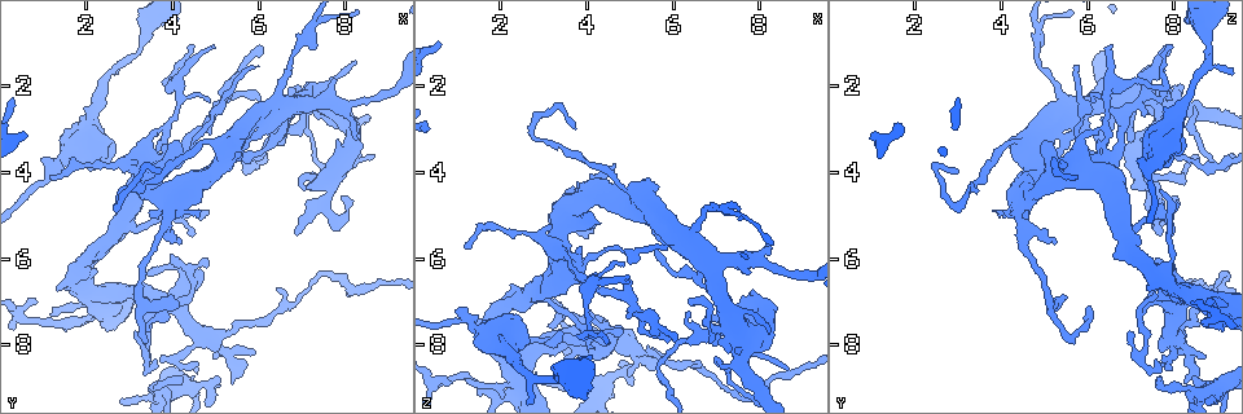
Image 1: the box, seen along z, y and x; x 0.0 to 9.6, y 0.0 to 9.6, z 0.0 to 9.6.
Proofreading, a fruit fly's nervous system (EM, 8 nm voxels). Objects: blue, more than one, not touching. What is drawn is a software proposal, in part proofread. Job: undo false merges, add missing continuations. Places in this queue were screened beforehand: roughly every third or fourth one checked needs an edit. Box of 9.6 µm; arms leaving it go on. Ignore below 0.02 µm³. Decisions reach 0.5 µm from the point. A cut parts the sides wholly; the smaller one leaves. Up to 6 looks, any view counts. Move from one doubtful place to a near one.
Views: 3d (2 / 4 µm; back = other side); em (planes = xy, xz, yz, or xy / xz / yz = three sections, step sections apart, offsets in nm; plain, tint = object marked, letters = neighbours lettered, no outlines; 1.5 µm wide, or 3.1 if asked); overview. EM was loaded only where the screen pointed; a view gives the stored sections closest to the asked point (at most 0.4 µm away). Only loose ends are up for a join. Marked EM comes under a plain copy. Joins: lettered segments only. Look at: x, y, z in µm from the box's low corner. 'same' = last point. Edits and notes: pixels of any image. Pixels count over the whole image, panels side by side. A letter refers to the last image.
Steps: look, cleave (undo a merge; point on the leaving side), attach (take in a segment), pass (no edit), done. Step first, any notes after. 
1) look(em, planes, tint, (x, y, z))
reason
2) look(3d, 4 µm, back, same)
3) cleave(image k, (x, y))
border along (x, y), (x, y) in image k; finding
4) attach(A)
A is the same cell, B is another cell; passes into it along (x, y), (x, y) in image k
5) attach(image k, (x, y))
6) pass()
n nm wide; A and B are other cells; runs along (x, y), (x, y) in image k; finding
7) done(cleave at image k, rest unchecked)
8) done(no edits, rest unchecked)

look(3d, 4 µm, back, (4.00, 6.85, 5.55))
tapers out

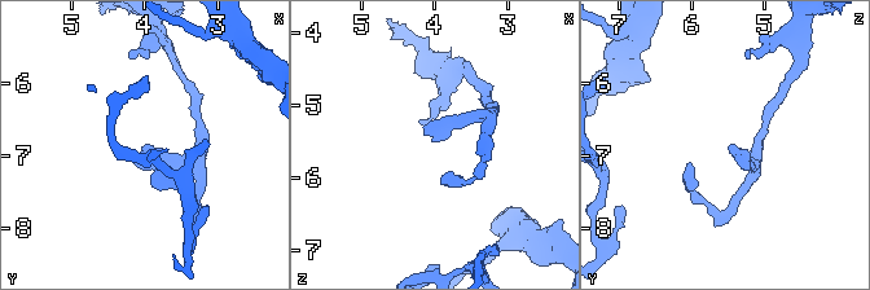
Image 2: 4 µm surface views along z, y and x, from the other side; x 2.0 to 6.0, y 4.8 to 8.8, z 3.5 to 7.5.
look(em, planes, tint, (4.10, 6.90, 5.45))

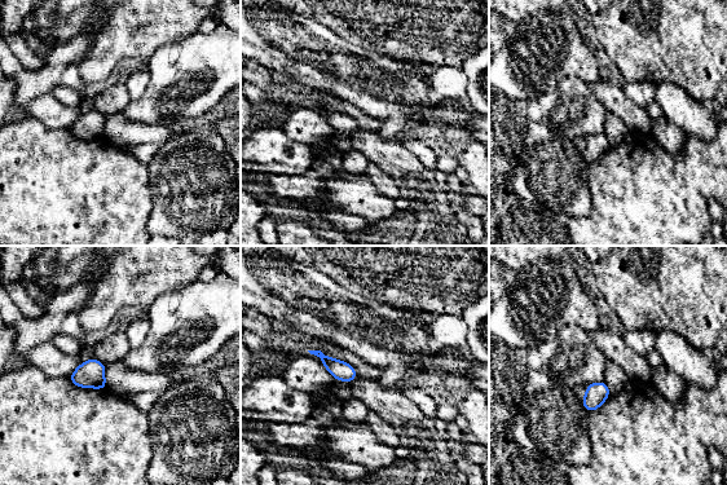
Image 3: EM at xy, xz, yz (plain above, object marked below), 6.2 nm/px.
look(em, planes, letters, same)
see the neighbours

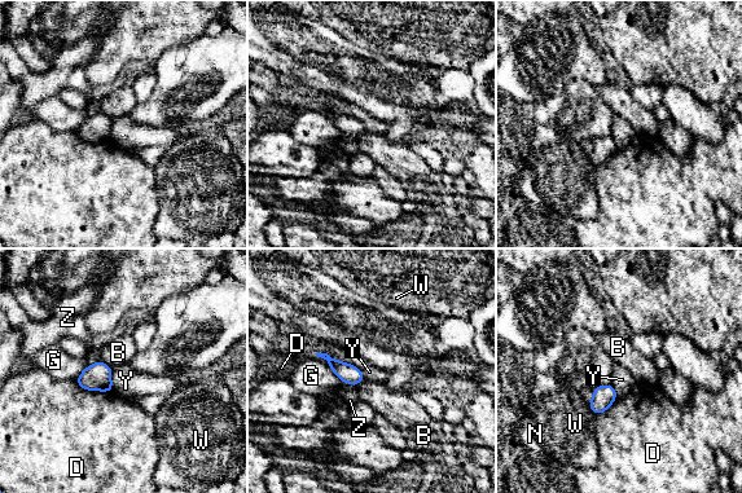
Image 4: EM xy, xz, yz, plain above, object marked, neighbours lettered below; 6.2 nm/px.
pass()
B, D, G, N, W, Y and Z are other cells; border along (112, 368), (112, 386), (115, 390) in image 4; no lettered segment goes on from it

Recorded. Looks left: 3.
look(3d, 4 µm, (2.70, 4.65, 3.05))
abrupt turn

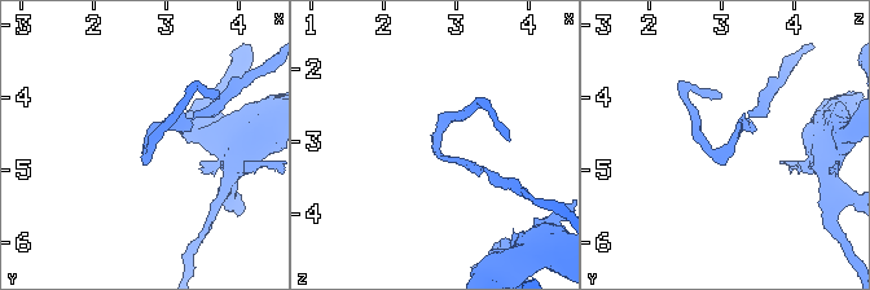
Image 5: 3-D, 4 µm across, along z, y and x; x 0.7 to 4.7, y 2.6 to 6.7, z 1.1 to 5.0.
look(em, yz, step 4, tint, (2.70, 4.70, 3.10))
shape alone is not enough

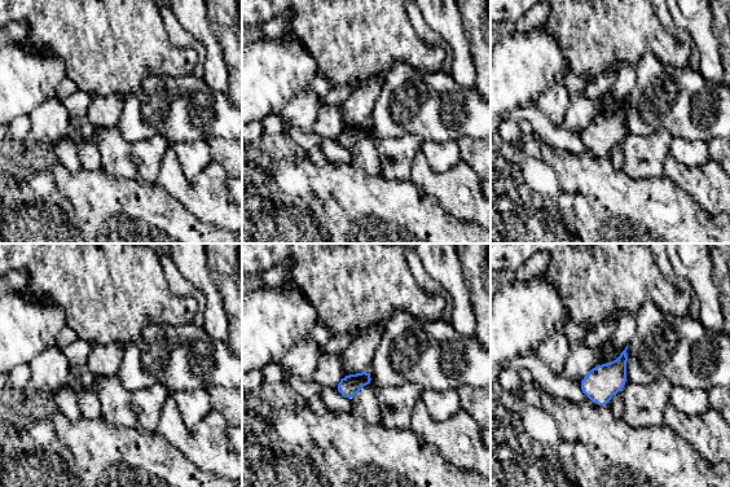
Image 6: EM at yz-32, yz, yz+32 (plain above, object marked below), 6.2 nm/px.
look(em, planes, letters, same)

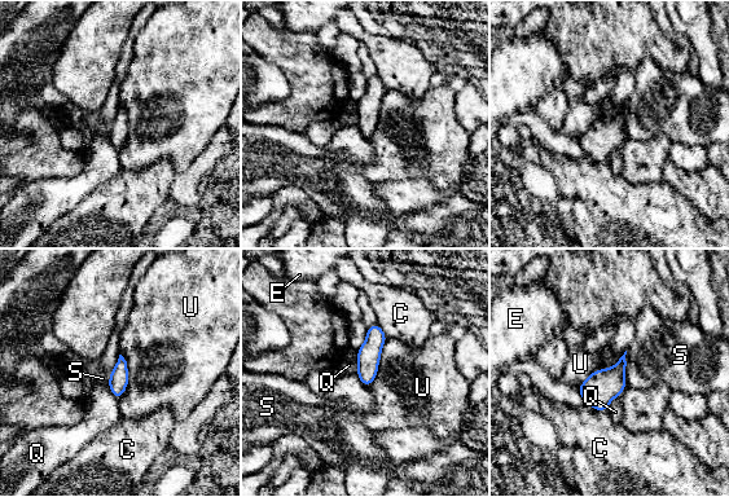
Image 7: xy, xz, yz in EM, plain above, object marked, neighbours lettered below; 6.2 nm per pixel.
pass()
C, E, Q, S and U are other cells; all the same neuron

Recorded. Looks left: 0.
done(no edits, rest unchecked)

